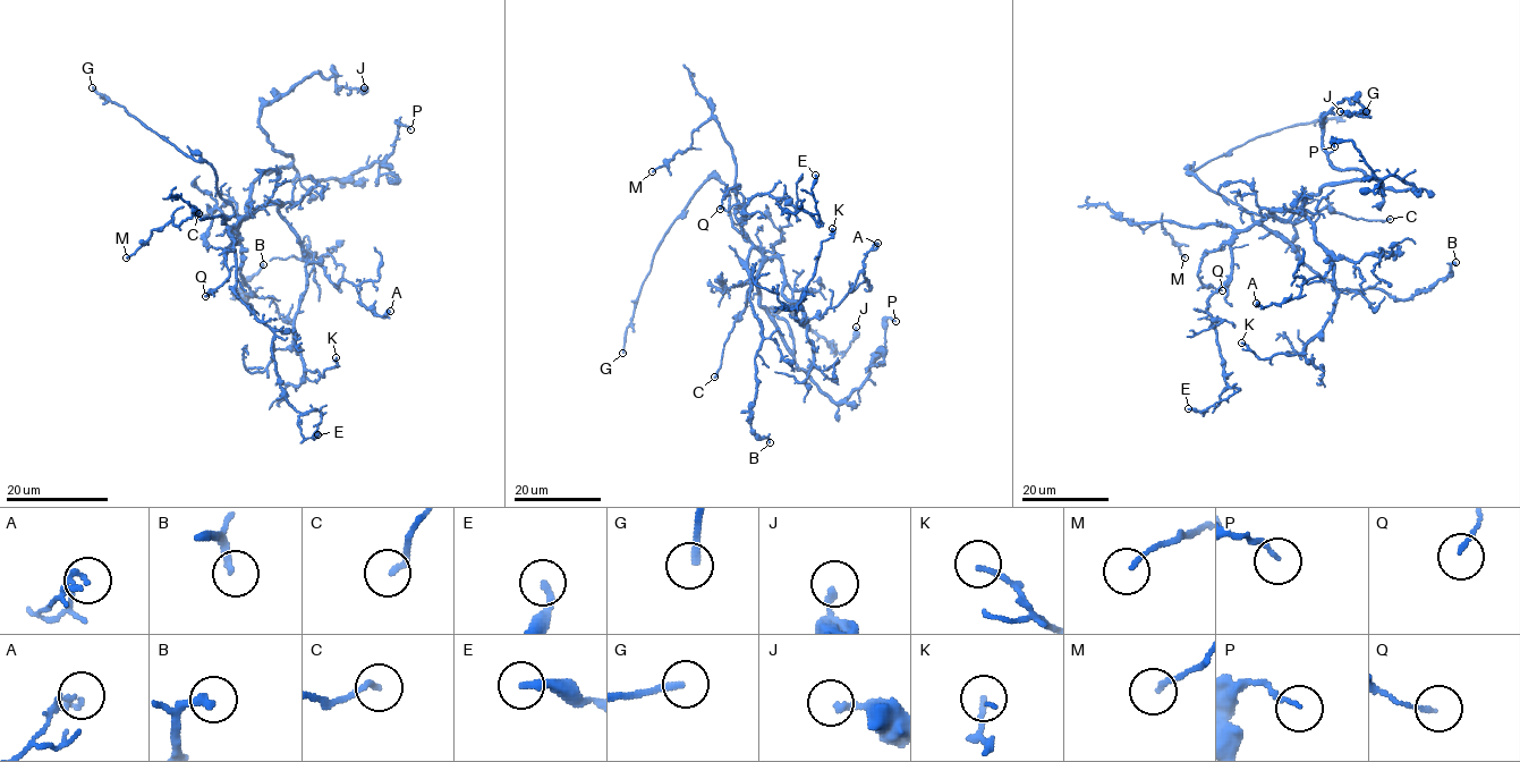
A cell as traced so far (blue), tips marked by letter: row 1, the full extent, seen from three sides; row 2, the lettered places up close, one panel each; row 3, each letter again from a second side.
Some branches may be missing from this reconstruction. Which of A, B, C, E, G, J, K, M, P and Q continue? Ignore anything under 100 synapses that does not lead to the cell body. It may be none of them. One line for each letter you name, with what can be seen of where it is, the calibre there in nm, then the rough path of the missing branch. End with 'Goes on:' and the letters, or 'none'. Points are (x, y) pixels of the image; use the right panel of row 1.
G: place (1366, 111); calibre 240 nm
Goes on: G

